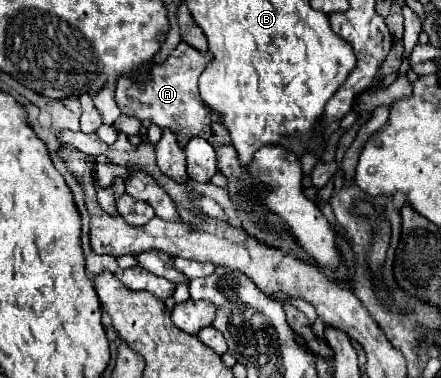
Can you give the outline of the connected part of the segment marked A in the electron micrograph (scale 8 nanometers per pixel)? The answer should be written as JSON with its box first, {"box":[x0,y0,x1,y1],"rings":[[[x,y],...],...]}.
{"box":[116,42,218,148],"rings":[[[180,42],[174,52],[162,62],[162,64],[150,64],[150,68],[134,80],[132,76],[120,76],[116,84],[116,102],[122,114],[132,118],[150,118],[152,124],[160,128],[170,128],[178,144],[184,148],[192,138],[210,138],[212,136],[212,124],[218,124],[218,114],[204,104],[200,92],[198,92],[198,76],[202,70],[206,70],[206,64],[210,62],[210,52],[202,54],[188,44]]]}

